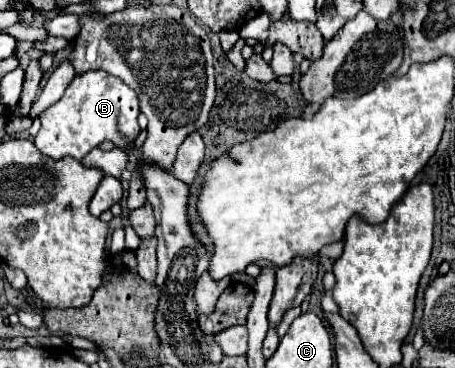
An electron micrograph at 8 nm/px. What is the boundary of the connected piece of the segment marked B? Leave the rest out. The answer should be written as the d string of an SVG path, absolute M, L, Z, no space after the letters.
M96 70L86 74L76 74L74 80L68 84L64 96L40 114L40 132L34 138L36 148L50 158L64 158L72 156L82 160L92 148L110 140L116 148L130 152L134 146L136 136L140 134L138 126L138 96L120 78Z

